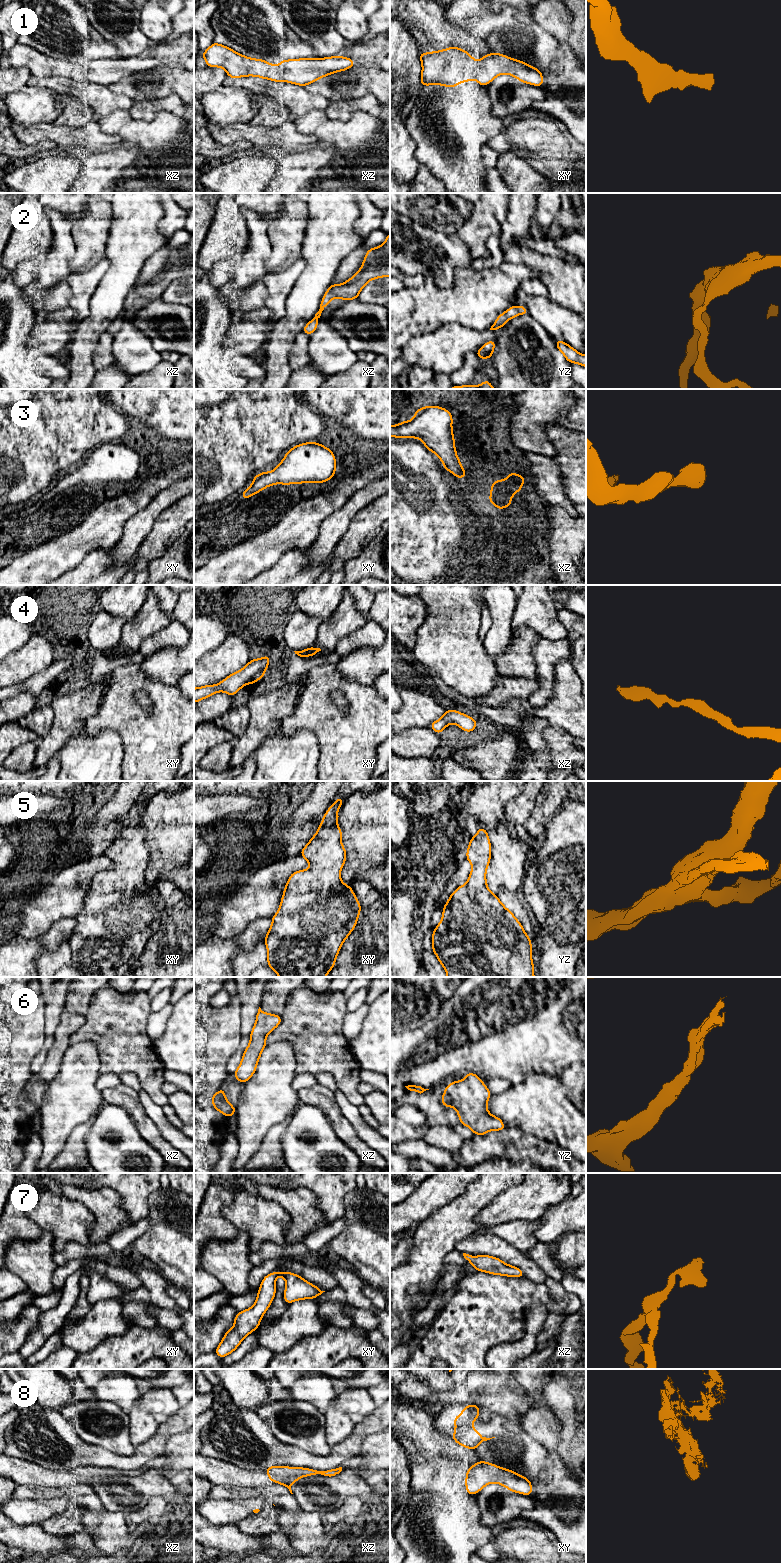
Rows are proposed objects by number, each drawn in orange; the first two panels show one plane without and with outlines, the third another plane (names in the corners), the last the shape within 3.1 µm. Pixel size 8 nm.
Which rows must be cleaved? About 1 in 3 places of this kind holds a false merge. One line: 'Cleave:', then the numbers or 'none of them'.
Cleave: 8

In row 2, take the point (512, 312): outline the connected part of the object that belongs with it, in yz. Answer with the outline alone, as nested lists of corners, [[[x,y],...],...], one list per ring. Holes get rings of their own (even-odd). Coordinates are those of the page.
[[[511,306],[507,311],[503,312],[500,314],[497,318],[494,324],[491,326],[490,330],[497,330],[499,328],[504,327],[504,324],[508,321],[511,320],[512,318],[516,317],[518,314],[519,315],[524,315],[527,314],[528,309],[525,306]]]

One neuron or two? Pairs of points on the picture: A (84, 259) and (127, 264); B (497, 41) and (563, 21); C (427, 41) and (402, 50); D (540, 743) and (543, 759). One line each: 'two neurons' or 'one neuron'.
A: two neurons
B: two neurons
C: two neurons
D: two neurons

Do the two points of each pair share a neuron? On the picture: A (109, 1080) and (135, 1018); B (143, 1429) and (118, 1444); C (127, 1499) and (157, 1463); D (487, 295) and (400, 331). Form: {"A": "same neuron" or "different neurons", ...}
{"A": "different neurons", "B": "different neurons", "C": "different neurons", "D": "same neuron"}

